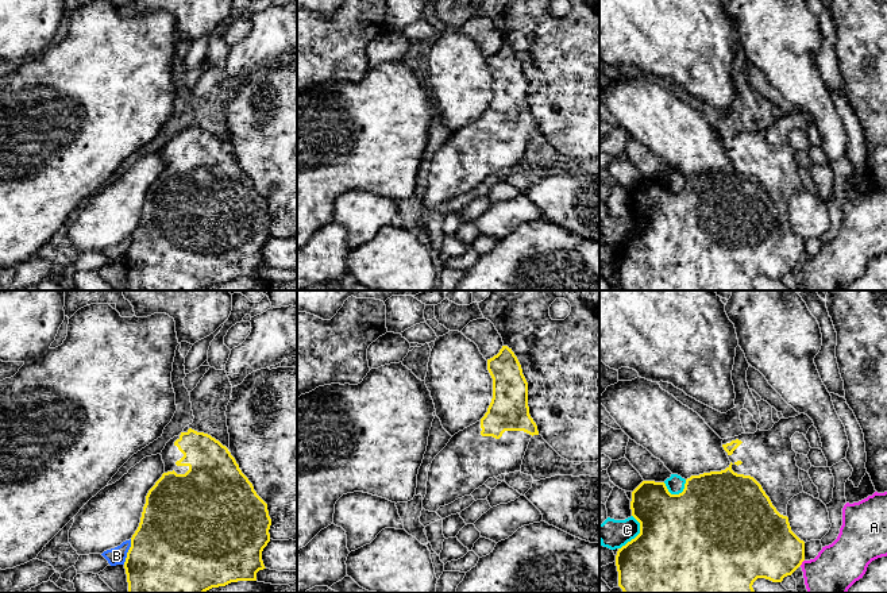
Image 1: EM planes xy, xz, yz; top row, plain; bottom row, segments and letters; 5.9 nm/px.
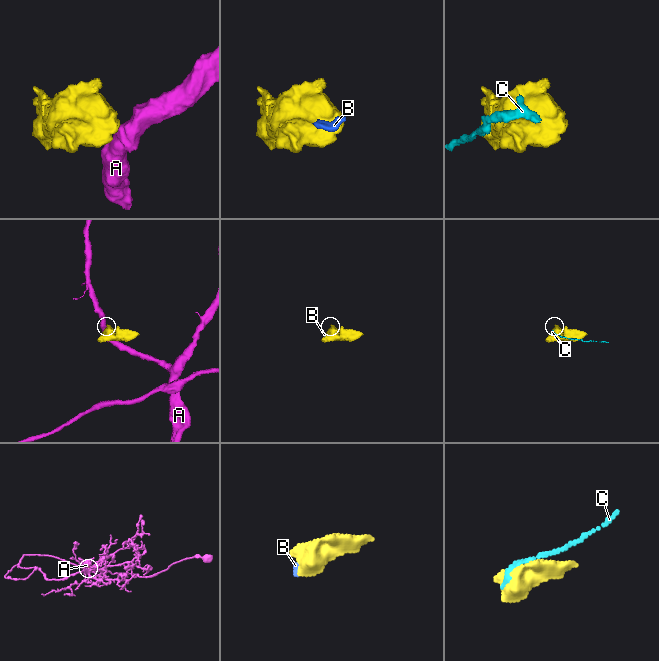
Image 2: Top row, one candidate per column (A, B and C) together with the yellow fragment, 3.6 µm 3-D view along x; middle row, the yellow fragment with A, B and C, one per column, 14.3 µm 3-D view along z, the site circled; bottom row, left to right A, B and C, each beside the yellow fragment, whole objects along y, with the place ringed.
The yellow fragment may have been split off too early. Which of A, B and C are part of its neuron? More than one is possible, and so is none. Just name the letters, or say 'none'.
none

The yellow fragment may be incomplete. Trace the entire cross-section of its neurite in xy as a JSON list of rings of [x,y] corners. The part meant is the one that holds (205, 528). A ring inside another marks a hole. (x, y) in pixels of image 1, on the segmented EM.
[[[186,426],[178,436],[174,436],[166,443],[161,455],[165,463],[165,473],[146,496],[140,523],[131,538],[131,547],[124,562],[128,582],[127,593],[205,593],[212,588],[225,586],[231,582],[257,581],[257,573],[266,569],[262,561],[262,551],[270,542],[269,530],[271,519],[267,504],[257,494],[252,484],[242,473],[228,448],[211,435],[194,431]]]

